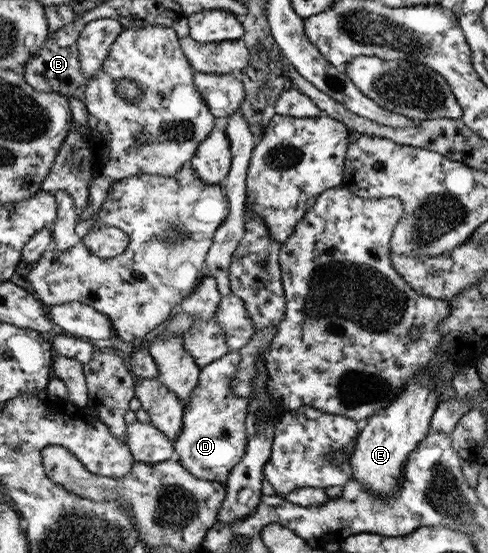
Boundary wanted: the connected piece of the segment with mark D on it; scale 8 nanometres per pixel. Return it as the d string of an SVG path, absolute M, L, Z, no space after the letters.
M228 352L218 361L202 368L199 385L191 398L184 401L183 431L174 440L176 457L201 480L226 483L230 471L244 456L250 439L249 404L246 394L234 396L229 383L238 372L242 354Z

